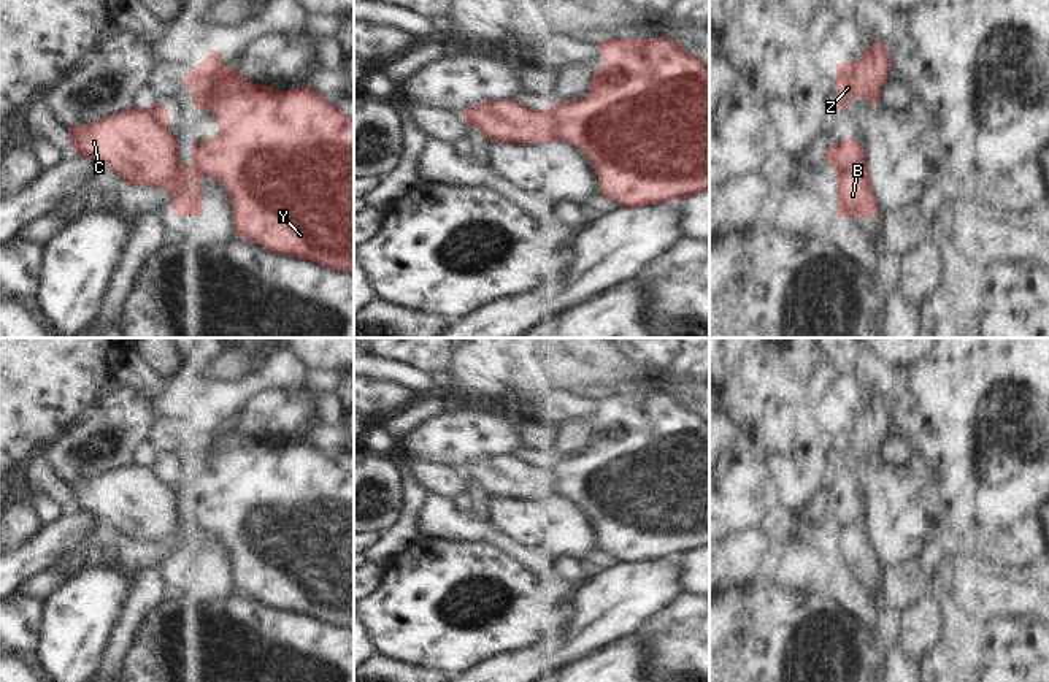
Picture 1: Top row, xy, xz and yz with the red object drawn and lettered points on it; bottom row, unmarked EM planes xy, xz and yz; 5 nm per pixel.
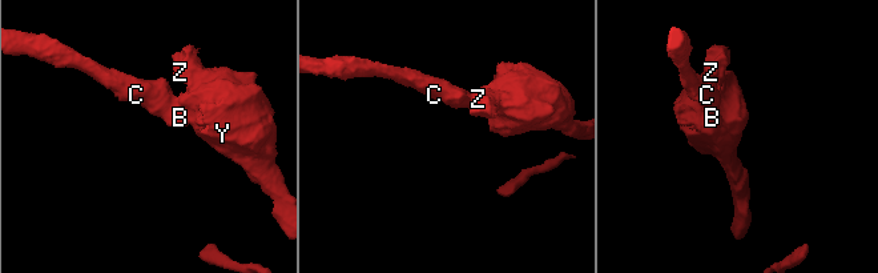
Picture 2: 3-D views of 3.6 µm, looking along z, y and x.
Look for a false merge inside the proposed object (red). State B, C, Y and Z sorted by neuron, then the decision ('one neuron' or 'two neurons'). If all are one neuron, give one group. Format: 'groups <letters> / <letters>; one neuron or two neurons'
groups B C / Y Z; two neurons

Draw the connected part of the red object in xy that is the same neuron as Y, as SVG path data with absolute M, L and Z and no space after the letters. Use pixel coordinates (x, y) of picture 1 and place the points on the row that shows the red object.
M211 51L183 82L192 90L194 106L217 117L219 136L192 146L190 159L229 190L236 235L281 255L354 273L354 117L308 84L284 92L254 86L222 63L219 51Z

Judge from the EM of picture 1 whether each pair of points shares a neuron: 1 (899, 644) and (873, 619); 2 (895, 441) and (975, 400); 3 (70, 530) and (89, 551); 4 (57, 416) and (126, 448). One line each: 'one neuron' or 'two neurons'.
1: two neurons
2: two neurons
3: two neurons
4: two neurons

